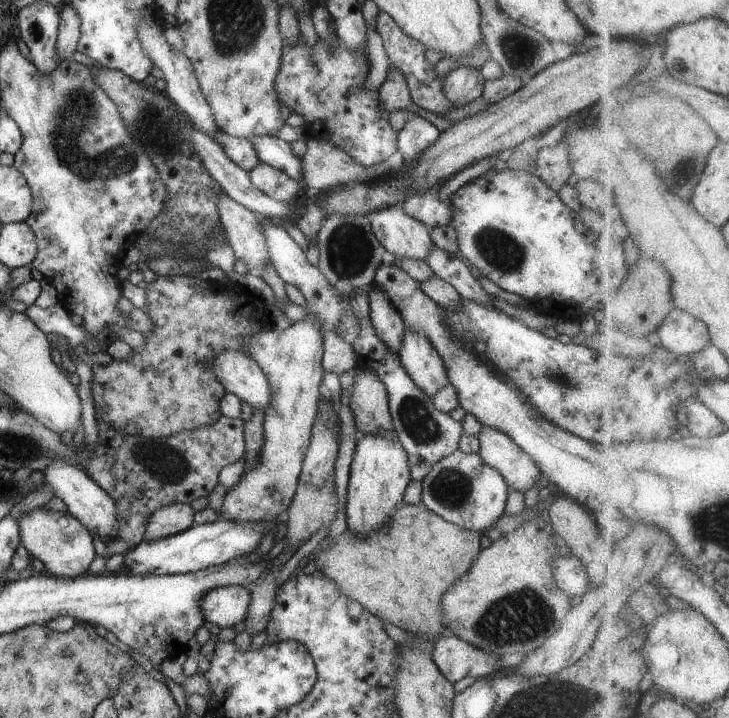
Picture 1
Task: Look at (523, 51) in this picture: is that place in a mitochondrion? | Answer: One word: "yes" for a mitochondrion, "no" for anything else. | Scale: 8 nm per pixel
yes

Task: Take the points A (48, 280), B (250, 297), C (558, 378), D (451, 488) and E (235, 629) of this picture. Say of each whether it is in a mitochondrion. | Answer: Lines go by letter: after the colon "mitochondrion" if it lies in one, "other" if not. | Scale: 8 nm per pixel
A: other
B: other
C: mitochondrion
D: mitochondrion
E: other

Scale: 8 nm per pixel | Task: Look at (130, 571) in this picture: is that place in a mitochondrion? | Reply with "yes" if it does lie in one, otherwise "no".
no

